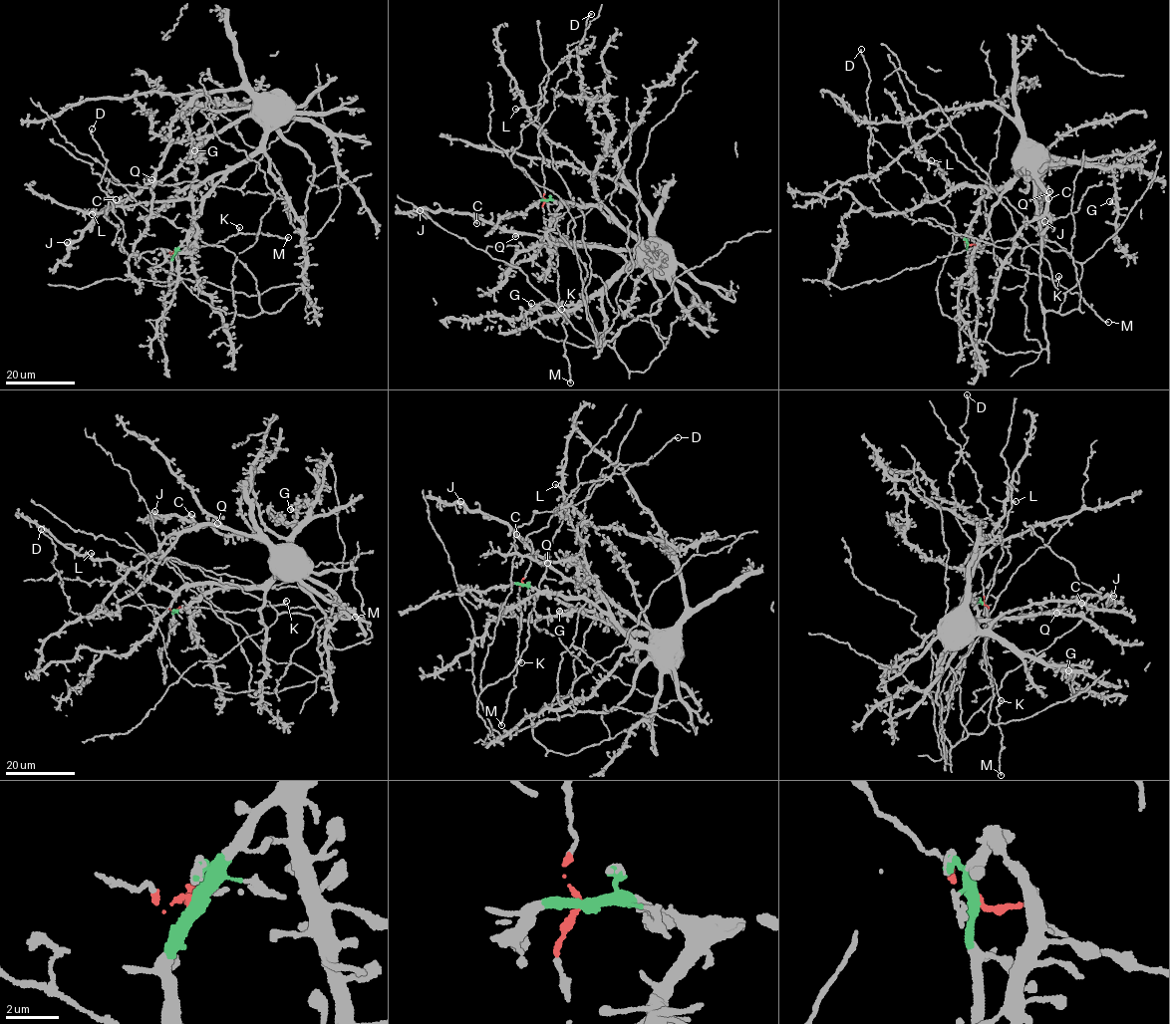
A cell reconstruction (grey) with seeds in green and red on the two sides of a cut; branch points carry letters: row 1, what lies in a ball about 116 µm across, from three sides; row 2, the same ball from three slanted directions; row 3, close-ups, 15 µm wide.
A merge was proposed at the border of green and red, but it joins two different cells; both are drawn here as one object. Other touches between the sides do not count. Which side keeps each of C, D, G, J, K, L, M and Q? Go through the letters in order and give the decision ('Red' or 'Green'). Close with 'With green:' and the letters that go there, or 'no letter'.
C: Green
D: Red
G: Green
J: Green
K: Red
L: Green
M: Red
Q: Green
With green: C, G, J, L, Q

